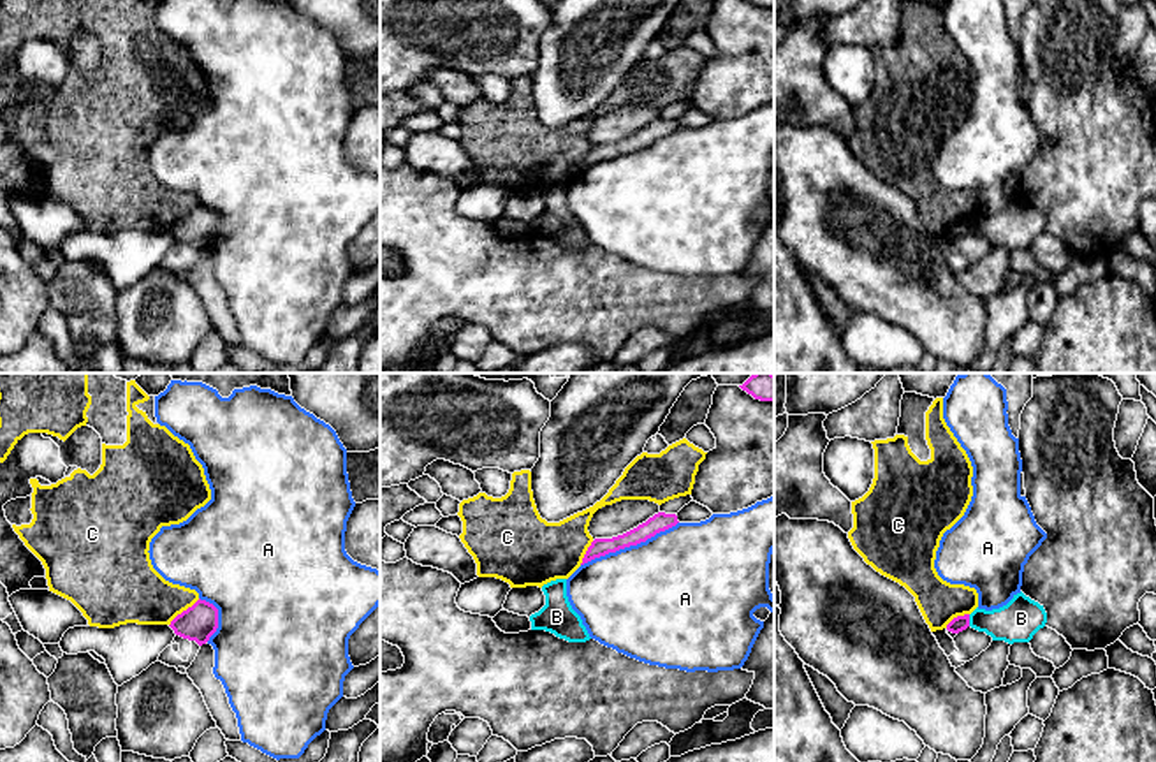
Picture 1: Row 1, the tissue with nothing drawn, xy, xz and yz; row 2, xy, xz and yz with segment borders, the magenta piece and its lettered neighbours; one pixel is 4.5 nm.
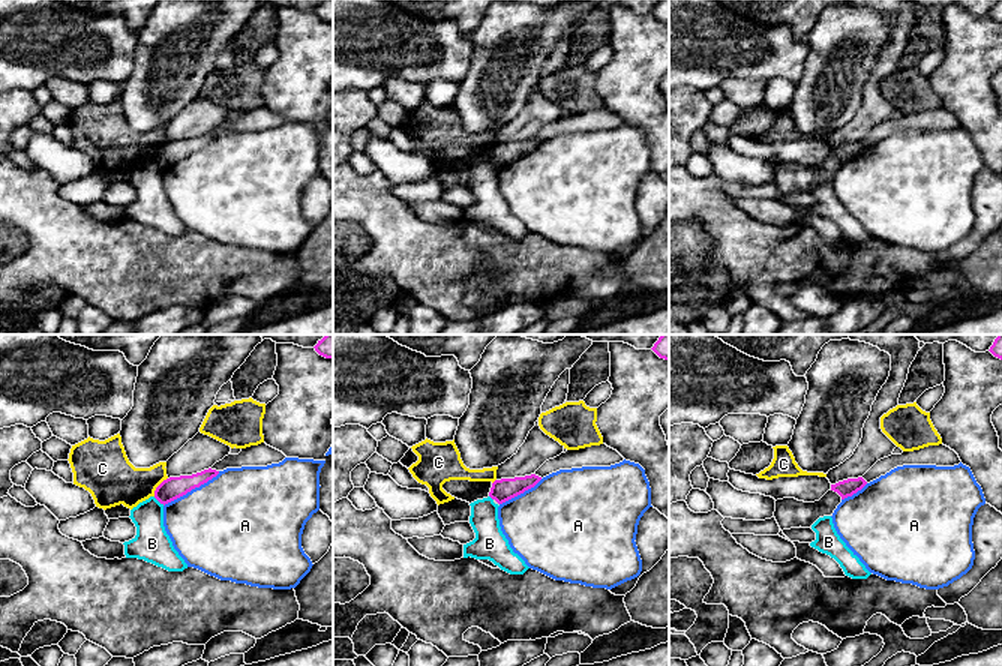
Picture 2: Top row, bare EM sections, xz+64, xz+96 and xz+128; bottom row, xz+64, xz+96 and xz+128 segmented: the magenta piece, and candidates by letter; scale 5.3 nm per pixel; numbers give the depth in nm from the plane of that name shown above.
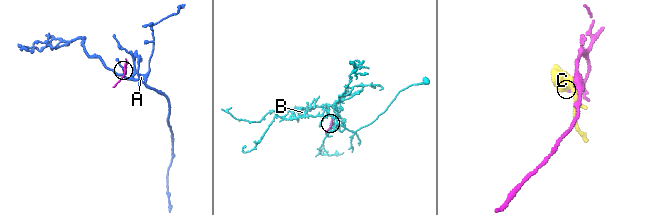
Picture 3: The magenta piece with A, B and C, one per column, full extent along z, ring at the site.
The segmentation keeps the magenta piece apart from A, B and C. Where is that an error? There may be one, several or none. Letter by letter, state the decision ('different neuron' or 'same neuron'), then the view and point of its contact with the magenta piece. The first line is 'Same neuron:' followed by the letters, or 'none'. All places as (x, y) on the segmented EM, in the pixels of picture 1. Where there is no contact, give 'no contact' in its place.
Same neuron: none
A: different neuron | xz (629, 546)
B: different neuron | yz (968, 620)
C: different neuron | xy (183, 611)

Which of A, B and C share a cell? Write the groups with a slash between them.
A / B / C

